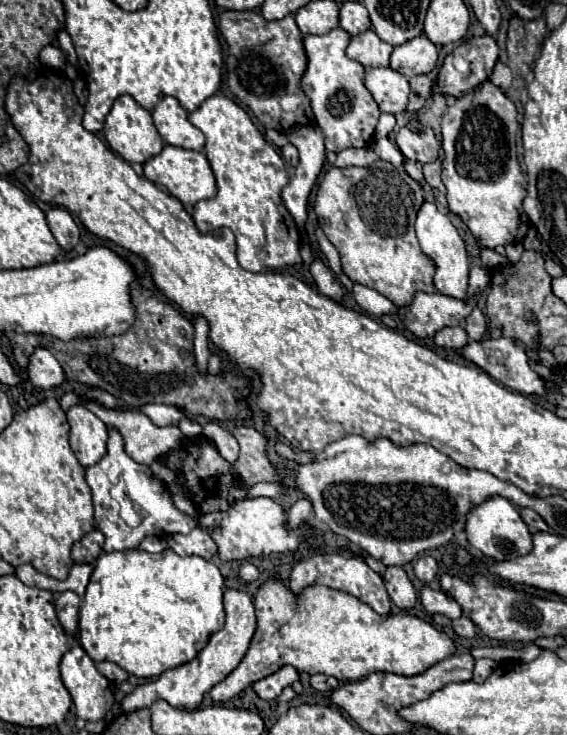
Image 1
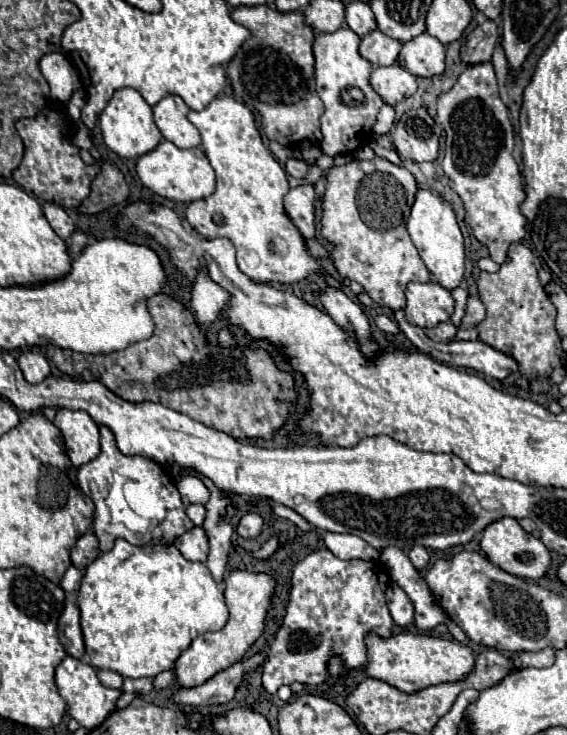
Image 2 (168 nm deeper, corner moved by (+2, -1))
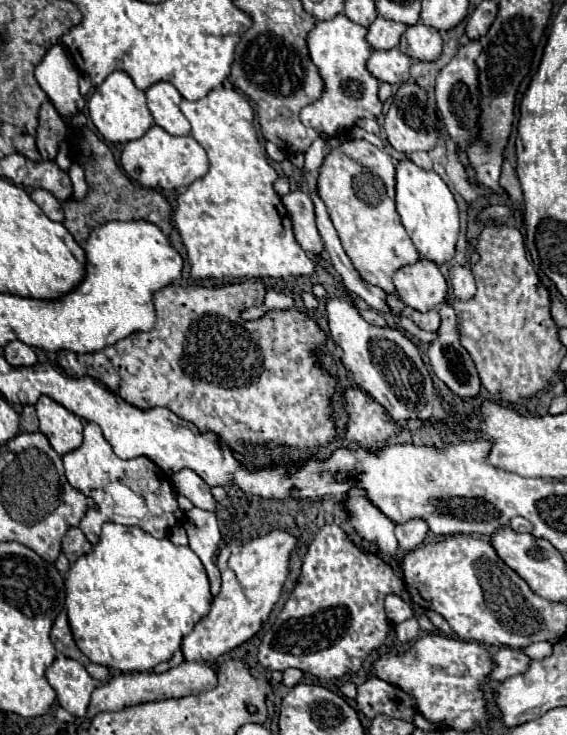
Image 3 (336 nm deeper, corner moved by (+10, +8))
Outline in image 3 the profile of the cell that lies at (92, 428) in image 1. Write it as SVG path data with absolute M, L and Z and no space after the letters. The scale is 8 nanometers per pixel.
M45 395L37 399L35 411L39 417L39 431L59 455L75 451L81 445L83 421L77 415Z

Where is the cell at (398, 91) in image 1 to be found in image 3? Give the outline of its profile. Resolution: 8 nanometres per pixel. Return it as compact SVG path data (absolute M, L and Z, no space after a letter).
M399 49L389 51L373 51L373 55L367 61L367 69L379 79L387 81L391 85L403 83L409 79L409 67L413 59Z

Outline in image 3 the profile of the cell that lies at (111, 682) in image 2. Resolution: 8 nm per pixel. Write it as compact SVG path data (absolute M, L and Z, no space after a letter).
M87 661L87 663L85 663L85 669L87 669L87 673L89 673L91 677L95 677L95 679L101 681L101 683L105 683L105 679L109 679L109 669L103 667L103 665L97 665L97 663Z

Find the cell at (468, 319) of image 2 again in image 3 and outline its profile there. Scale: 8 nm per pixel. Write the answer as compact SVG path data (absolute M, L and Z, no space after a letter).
M453 265L449 269L449 279L451 279L451 287L453 287L453 295L461 301L467 301L475 295L475 279L469 267L461 267L461 265Z

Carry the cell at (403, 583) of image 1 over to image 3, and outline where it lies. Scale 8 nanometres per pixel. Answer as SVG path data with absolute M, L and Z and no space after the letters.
M389 595L389 599L385 599L385 609L387 609L387 617L391 623L401 623L401 621L415 617L413 607L397 595Z

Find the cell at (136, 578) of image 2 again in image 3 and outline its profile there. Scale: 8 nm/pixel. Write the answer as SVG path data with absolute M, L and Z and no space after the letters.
M105 523L103 525L103 533L99 543L93 547L91 553L79 557L71 569L65 575L65 607L67 607L67 617L69 617L69 627L73 633L73 639L79 647L79 651L83 655L87 655L93 663L97 665L105 665L109 669L119 669L119 671L151 671L157 663L161 661L169 661L173 657L173 653L181 647L183 637L187 637L191 633L191 629L195 627L195 623L199 623L211 607L211 593L209 593L209 579L205 573L205 567L201 563L201 559L193 553L191 547L179 547L173 545L169 539L155 539L153 535L149 535L147 531L139 529L139 527L125 527L125 525L117 525L117 523Z

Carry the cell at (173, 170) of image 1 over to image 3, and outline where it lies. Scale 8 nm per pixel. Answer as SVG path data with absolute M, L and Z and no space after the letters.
M153 125L141 139L129 141L123 147L121 167L131 179L139 181L145 187L171 191L183 185L187 187L195 179L203 177L209 169L209 159L207 159L205 149L191 135L175 137L175 135L169 135L165 129L161 129L159 125Z

